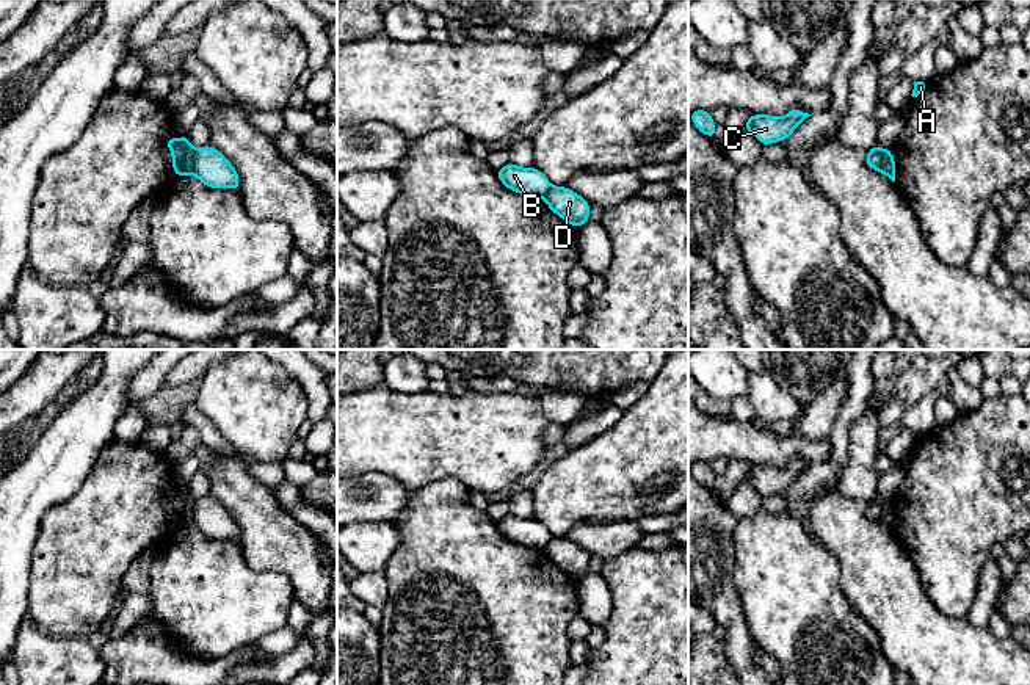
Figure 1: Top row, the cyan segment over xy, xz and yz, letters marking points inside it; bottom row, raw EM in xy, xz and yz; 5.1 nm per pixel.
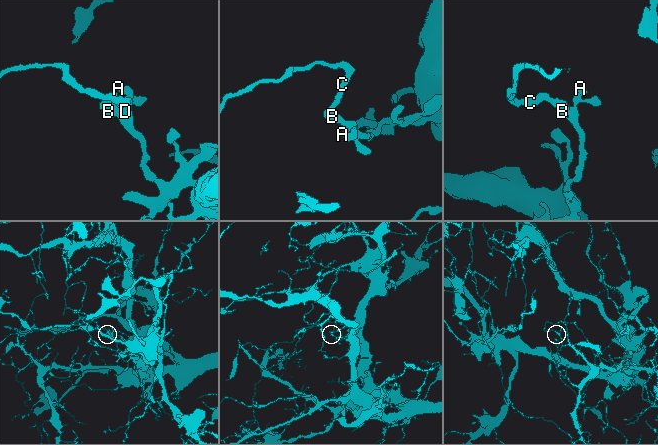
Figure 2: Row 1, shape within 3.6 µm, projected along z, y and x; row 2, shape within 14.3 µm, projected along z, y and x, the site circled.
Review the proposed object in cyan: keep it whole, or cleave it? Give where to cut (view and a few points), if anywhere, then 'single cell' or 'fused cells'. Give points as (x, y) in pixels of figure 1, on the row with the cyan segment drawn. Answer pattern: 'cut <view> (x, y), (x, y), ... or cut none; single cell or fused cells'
cut xy (196, 149), (192, 173); fused cells

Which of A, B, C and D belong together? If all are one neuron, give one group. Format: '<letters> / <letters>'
A D / B C

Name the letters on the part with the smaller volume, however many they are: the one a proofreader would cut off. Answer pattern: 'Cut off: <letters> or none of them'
Cut off: B, C

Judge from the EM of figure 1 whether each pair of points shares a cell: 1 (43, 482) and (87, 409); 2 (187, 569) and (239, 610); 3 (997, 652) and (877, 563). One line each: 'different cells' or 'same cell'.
1: same cell
2: same cell
3: same cell

